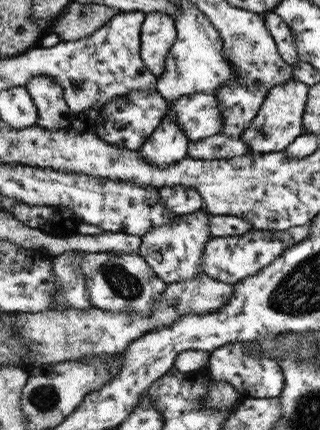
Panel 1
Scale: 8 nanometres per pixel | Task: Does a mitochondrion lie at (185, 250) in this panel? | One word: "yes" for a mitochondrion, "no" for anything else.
no

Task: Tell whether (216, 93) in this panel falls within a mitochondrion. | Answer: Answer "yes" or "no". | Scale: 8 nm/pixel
no

